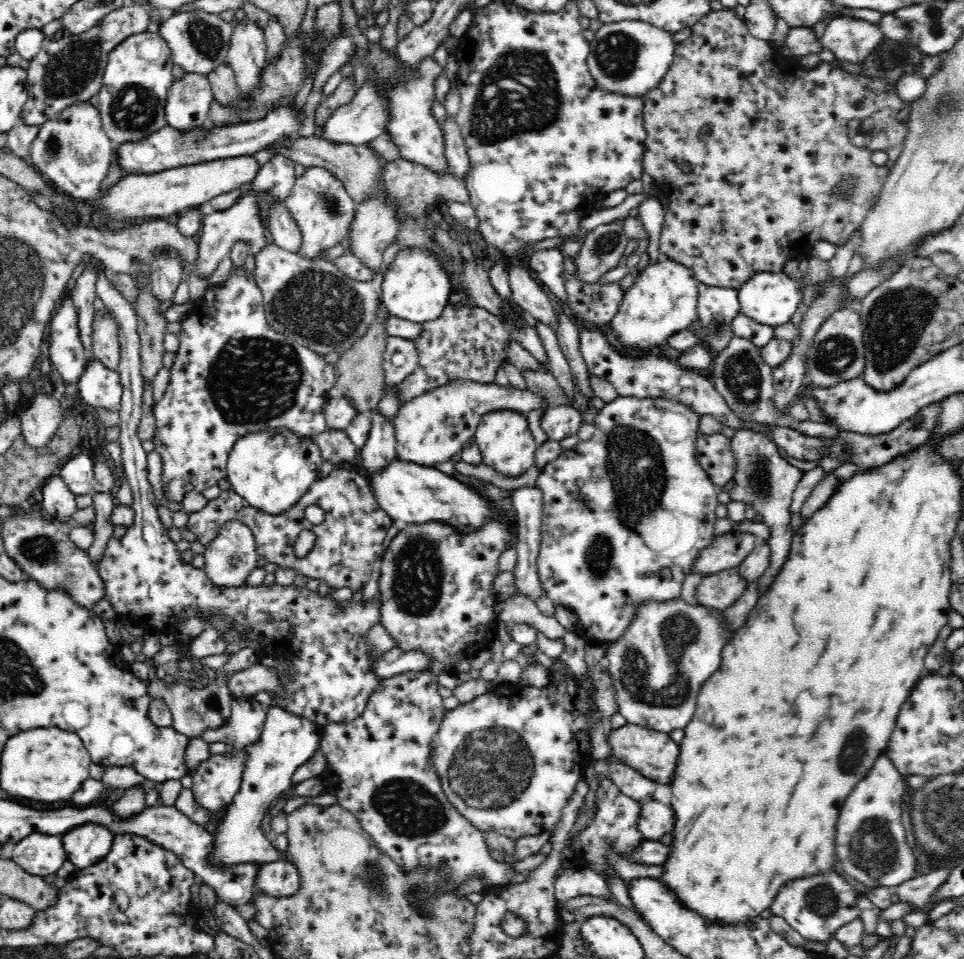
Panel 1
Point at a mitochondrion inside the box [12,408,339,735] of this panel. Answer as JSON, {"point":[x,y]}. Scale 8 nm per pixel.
{"point":[41,550]}

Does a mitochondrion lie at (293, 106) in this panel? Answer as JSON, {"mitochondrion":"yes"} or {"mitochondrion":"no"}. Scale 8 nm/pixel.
{"mitochondrion":"no"}

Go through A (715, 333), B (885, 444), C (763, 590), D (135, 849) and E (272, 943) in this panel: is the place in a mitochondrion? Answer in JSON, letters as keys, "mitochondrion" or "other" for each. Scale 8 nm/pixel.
{"A":"mitochondrion","B":"other","C":"other","D":"other","E":"other"}

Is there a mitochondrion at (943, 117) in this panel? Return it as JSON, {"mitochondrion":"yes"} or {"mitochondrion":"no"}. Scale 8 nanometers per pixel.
{"mitochondrion":"yes"}

